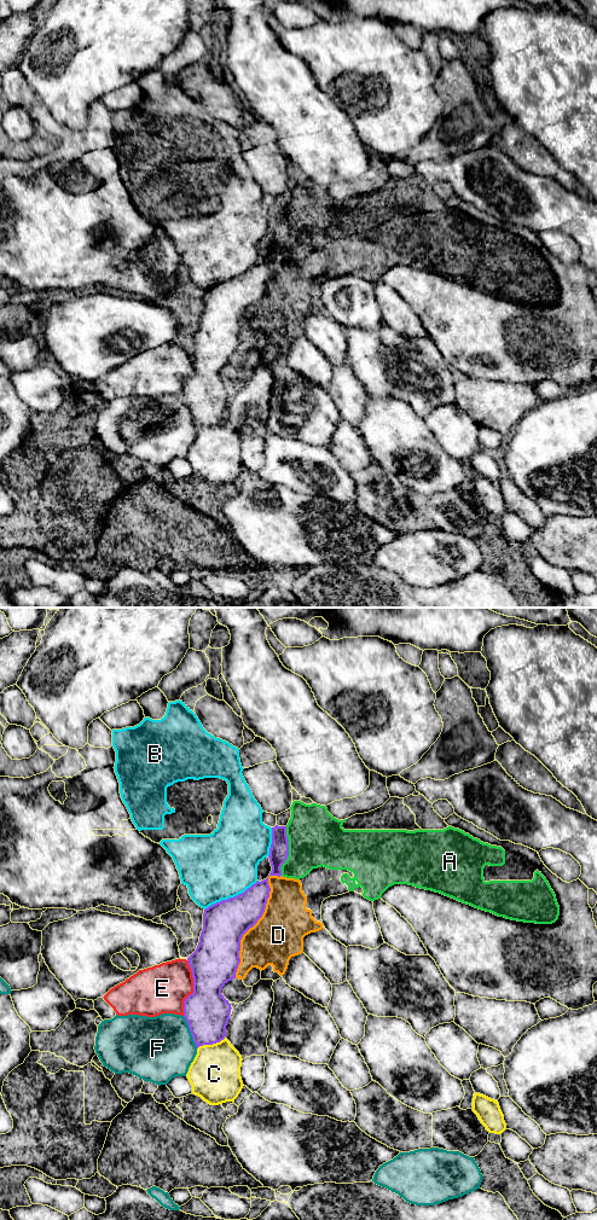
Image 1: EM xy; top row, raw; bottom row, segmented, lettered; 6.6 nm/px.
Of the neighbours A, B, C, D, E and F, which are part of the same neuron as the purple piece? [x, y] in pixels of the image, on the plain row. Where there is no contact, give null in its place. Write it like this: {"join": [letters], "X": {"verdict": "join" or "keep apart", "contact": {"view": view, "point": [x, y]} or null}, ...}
{"join": [], "A": {"verdict": "keep apart", "contact": {"view": "xy", "point": [288, 232]}}, "B": {"verdict": "keep apart", "contact": {"view": "xy", "point": [231, 279]}}, "C": {"verdict": "keep apart", "contact": {"view": "xy", "point": [210, 425]}}, "D": {"verdict": "keep apart", "contact": {"view": "xy", "point": [256, 303]}}, "E": {"verdict": "keep apart", "contact": {"view": "xy", "point": [193, 370]}}, "F": {"verdict": "keep apart", "contact": {"view": "xy", "point": [190, 412]}}}

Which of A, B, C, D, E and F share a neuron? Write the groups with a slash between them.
A D / B / C / E / F

